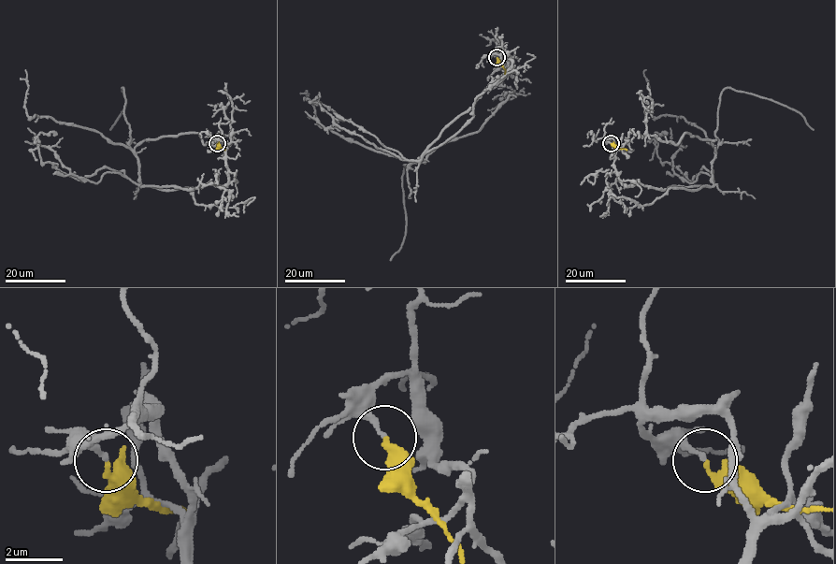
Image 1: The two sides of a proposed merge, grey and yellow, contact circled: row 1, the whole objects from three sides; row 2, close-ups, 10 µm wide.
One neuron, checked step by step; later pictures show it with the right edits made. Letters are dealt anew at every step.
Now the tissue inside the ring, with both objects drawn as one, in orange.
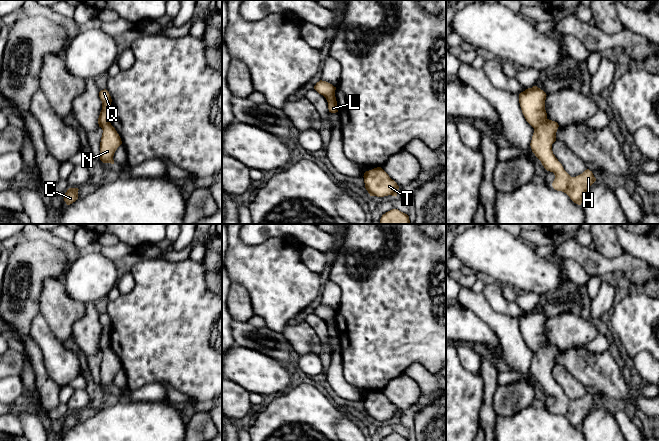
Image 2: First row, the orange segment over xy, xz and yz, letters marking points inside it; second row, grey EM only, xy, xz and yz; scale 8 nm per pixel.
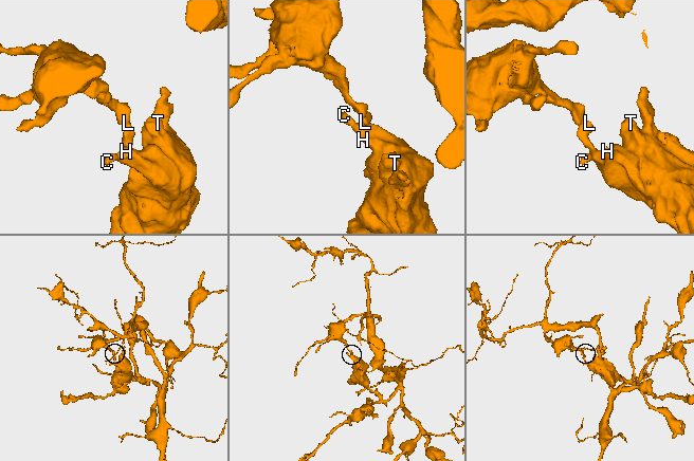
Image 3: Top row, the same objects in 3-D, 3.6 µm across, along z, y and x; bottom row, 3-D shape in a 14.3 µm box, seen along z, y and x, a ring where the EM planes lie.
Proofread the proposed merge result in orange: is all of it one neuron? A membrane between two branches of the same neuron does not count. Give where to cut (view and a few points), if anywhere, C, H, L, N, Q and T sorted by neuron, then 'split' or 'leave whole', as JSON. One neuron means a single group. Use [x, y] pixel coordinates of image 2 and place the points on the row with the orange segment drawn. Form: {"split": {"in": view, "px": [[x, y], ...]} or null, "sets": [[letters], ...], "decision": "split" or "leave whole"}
{"split": {"in": "yz", "px": [[546, 118], [534, 129]]}, "sets": [["C", "H", "L", "N", "T"], ["Q"]], "decision": "split"}

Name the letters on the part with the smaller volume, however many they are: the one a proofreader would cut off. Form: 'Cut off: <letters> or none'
Cut off: C, H, L, N, T

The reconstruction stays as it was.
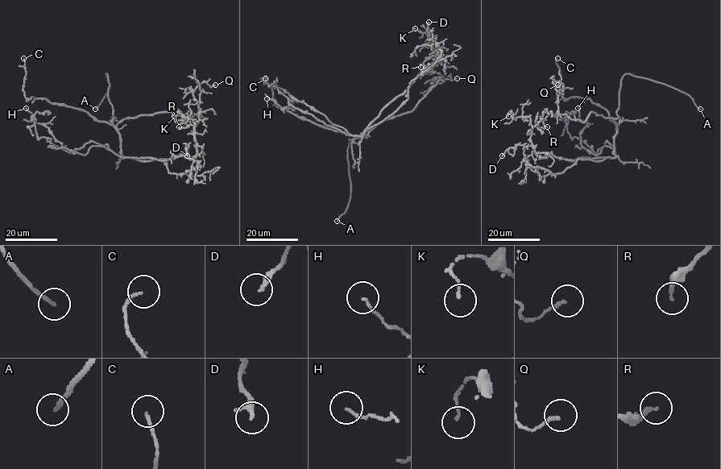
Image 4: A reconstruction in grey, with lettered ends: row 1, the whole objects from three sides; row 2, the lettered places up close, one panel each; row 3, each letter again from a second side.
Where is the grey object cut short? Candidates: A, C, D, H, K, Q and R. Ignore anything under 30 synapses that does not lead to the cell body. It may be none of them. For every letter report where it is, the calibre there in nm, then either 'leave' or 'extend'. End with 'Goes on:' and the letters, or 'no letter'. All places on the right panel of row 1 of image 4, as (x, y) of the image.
A: place (700, 109); calibre 180 nm; extend
C: place (557, 58); calibre 120 nm; leave
D: place (502, 155); calibre 260 nm; leave
H: place (578, 108); calibre 110 nm; leave
K: place (508, 116); calibre 100 nm; leave
Q: place (557, 85); calibre 110 nm; leave
R: place (547, 126); calibre 190 nm; leave
Goes on: A

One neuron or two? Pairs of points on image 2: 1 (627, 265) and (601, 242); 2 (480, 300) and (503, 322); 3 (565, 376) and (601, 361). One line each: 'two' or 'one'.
1: two
2: one
3: two

